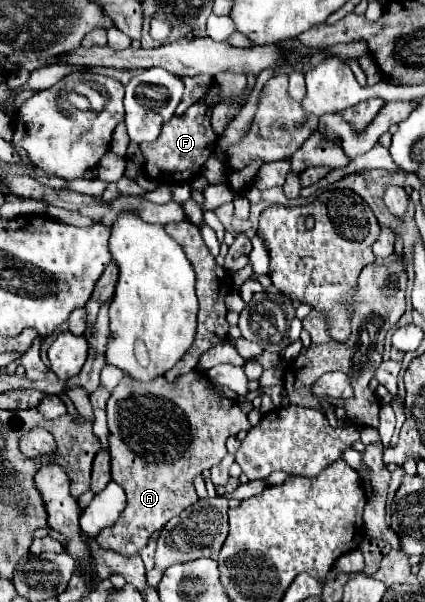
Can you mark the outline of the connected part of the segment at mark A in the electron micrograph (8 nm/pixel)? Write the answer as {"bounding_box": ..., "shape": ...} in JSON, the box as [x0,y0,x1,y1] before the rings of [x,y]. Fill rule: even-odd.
{"bounding_box":[96,371,252,555],"shape":[[[190,371],[188,375],[182,375],[182,379],[178,379],[176,383],[168,383],[164,377],[152,379],[148,383],[124,377],[110,395],[106,403],[106,413],[110,431],[108,441],[112,457],[112,479],[126,491],[128,503],[126,509],[120,513],[118,521],[108,529],[102,529],[96,541],[100,547],[118,551],[122,555],[138,553],[148,543],[154,531],[158,531],[174,515],[196,503],[198,495],[194,491],[192,479],[204,469],[210,469],[224,459],[226,439],[230,435],[252,429],[238,401],[210,393],[210,383],[206,383],[206,375],[200,371]]]}

